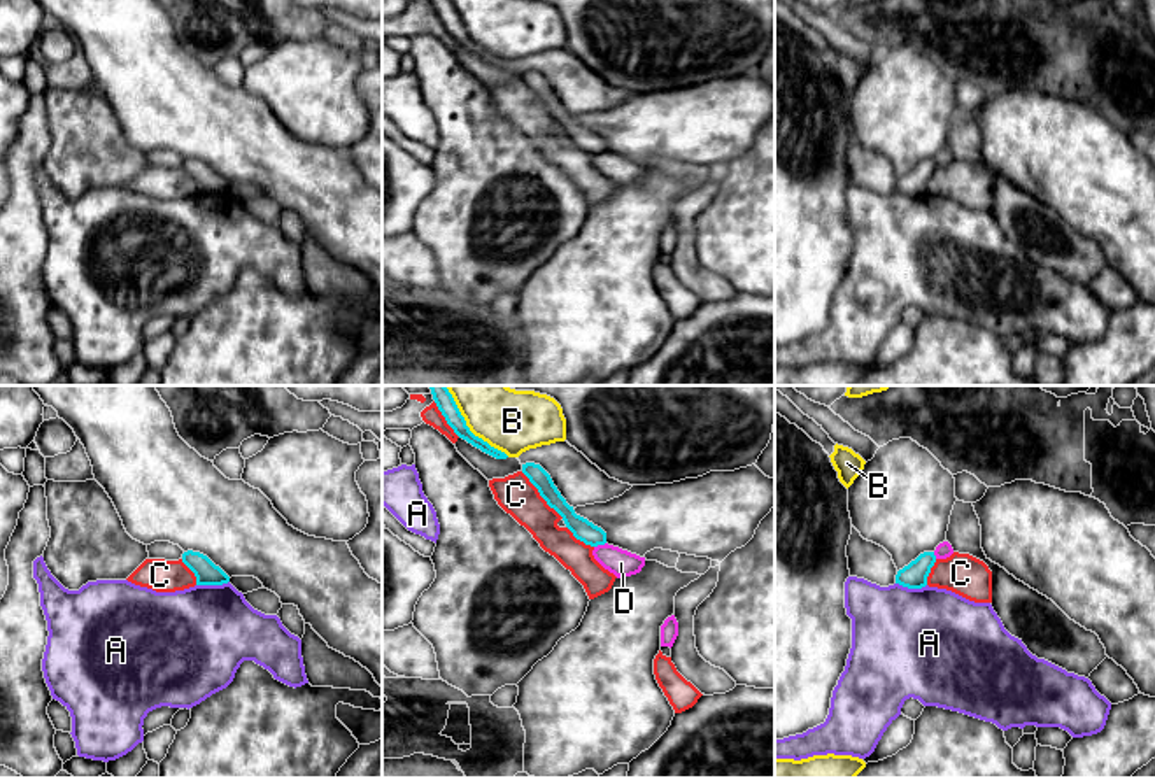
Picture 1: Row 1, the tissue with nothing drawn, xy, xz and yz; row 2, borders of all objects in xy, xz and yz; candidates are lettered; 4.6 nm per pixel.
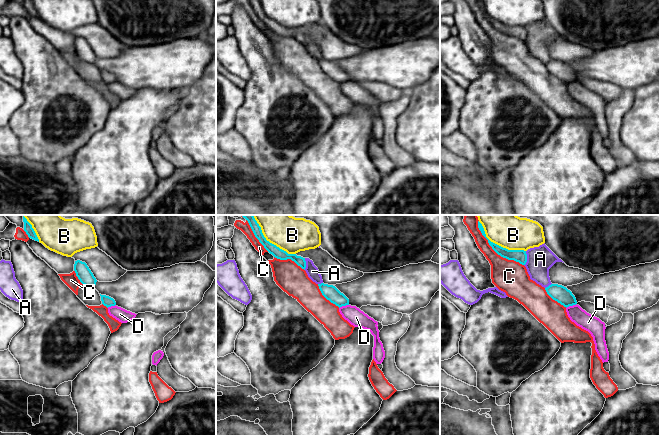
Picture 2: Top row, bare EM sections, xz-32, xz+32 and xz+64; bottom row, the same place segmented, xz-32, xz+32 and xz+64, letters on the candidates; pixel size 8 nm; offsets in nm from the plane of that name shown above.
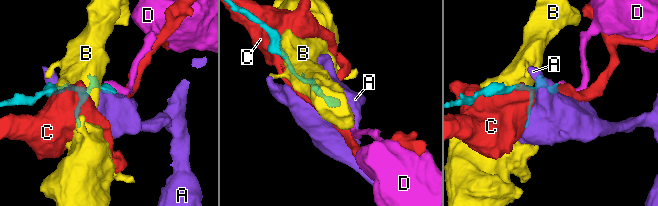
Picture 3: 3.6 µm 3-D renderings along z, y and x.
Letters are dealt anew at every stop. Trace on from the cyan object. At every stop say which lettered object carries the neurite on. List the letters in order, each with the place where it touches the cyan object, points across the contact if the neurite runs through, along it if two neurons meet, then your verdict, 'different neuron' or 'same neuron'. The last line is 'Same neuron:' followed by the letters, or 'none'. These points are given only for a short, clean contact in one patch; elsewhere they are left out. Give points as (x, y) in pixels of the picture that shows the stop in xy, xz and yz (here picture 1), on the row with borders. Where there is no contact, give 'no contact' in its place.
A: xy (212, 584) | different neuron
B: xz (468, 428) | different neuron
C: xz (540, 495) | different neuron
D: xz (600, 544) | along xz (605, 542), (595, 547) | different neuron
Same neuron: none

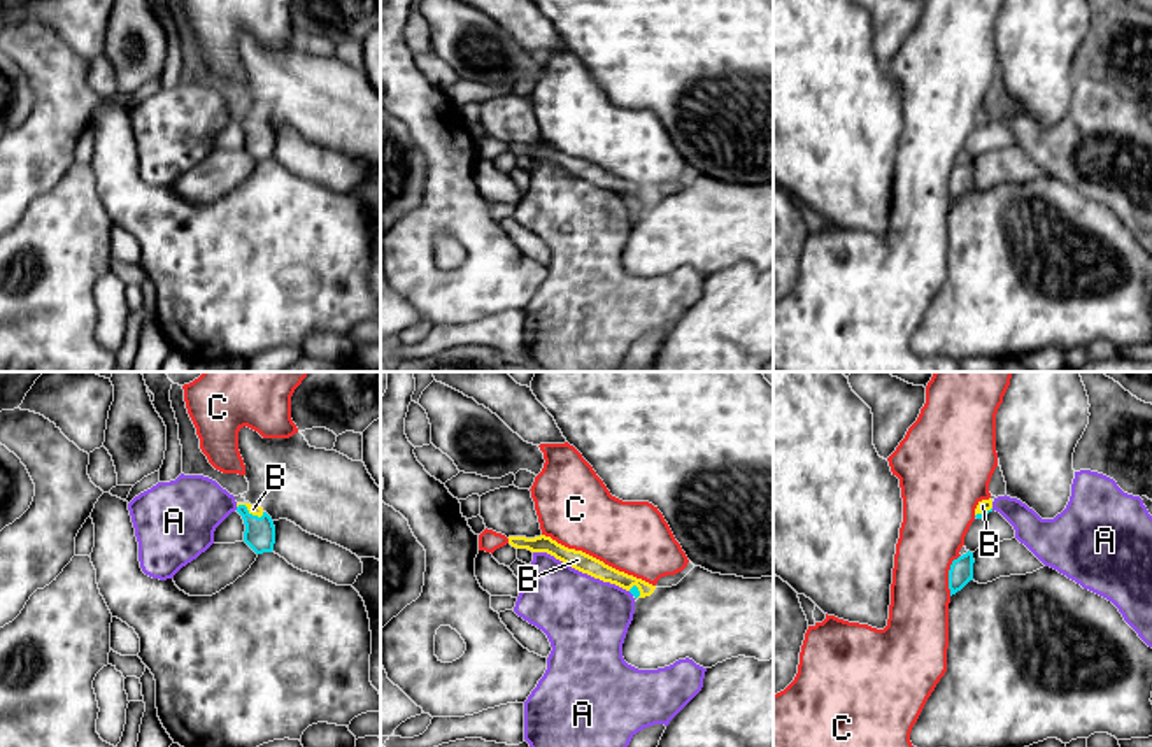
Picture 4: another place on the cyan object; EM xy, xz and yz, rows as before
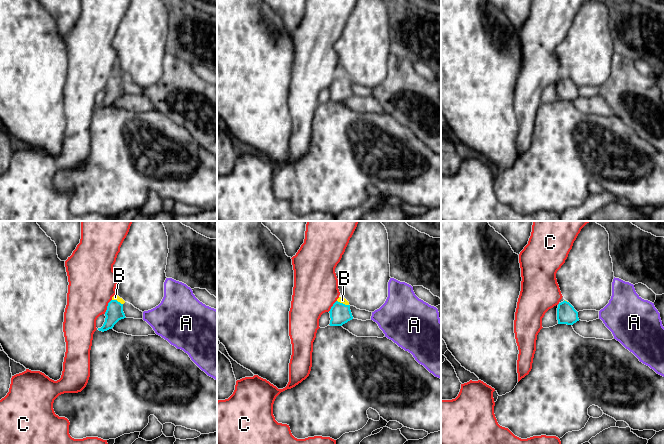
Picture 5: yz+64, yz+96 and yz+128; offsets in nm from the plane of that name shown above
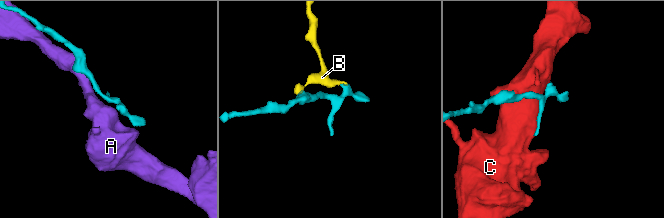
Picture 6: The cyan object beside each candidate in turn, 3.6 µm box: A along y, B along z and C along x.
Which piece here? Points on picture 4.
A: xz (632, 593) | along xz (628, 591), (633, 595) | different neuron
B: xy (251, 514) | across xy (260, 533), (260, 526), (251, 514), (253, 509) | same neuron
C: yz (949, 576) | different neuron
Same neuron: B

